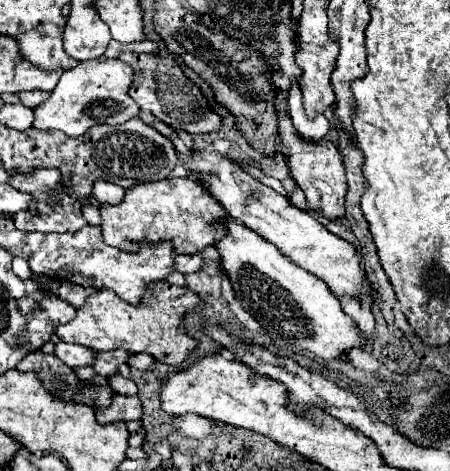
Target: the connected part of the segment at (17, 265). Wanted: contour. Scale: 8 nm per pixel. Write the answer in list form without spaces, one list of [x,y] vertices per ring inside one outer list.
[[[14,257],[11,268],[14,274],[19,278],[23,280],[31,278],[32,272],[29,269],[27,261],[22,257]]]

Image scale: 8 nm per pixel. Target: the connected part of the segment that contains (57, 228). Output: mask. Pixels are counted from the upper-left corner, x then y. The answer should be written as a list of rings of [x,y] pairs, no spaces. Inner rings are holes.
[[[40,170],[40,172],[32,172],[32,176],[10,176],[8,180],[10,186],[26,190],[34,196],[36,200],[36,208],[38,208],[38,216],[32,216],[30,212],[18,212],[14,214],[14,224],[18,230],[24,232],[78,232],[80,228],[86,226],[86,220],[82,216],[82,204],[78,200],[72,200],[64,188],[60,188],[60,172],[56,170]]]

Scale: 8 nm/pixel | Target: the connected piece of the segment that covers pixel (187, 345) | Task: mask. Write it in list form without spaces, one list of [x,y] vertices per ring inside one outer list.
[[[168,282],[152,284],[148,296],[144,296],[142,306],[132,306],[120,300],[120,296],[116,296],[114,292],[100,290],[88,304],[84,304],[84,308],[78,308],[74,320],[64,326],[58,326],[56,334],[64,342],[82,344],[94,352],[122,348],[130,354],[146,352],[164,364],[182,366],[186,358],[194,352],[194,348],[200,344],[194,336],[190,336],[182,320],[190,312],[190,308],[196,308],[200,304],[202,300],[196,292],[186,286],[174,286]]]

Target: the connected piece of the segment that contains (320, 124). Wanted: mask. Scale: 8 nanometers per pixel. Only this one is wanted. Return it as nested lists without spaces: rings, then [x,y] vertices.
[[[292,82],[290,88],[290,98],[288,98],[288,106],[290,106],[290,116],[294,122],[294,128],[298,130],[298,134],[306,140],[322,140],[324,134],[330,130],[330,122],[326,120],[326,116],[316,116],[316,118],[308,118],[304,104],[302,104],[302,92],[298,82]]]

